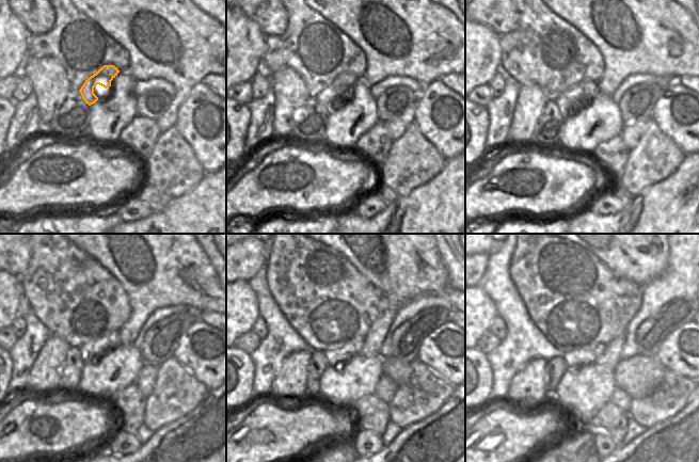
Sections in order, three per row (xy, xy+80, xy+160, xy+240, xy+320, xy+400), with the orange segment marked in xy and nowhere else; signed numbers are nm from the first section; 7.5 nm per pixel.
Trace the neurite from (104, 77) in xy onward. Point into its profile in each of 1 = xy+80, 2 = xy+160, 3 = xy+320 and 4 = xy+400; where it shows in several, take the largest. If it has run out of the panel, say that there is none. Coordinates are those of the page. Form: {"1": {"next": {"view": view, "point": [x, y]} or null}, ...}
{"1": {"next": {"view": "xy+80", "point": [340, 90]}}, "2": {"next": {"view": "xy+160", "point": [575, 98]}}, "3": {"next": {"view": "xy+320", "point": [334, 357]}}, "4": {"next": {"view": "xy+400", "point": [581, 357]}}}

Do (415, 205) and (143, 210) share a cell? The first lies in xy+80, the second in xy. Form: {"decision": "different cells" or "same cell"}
{"decision": "different cells"}

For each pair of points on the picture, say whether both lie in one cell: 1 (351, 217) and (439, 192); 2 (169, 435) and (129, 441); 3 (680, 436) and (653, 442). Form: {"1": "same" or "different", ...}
{"1": "same", "2": "different", "3": "same"}

